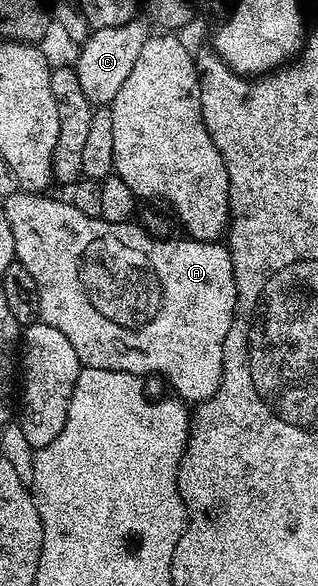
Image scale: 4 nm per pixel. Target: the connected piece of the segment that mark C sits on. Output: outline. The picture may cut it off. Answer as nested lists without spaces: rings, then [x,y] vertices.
[[[134,17],[123,25],[114,27],[99,27],[90,34],[89,38],[80,46],[75,62],[75,70],[79,77],[79,85],[83,85],[83,93],[88,96],[89,102],[96,106],[106,106],[112,101],[123,81],[131,73],[135,61],[139,57],[143,45],[151,38],[151,27],[141,17]]]

